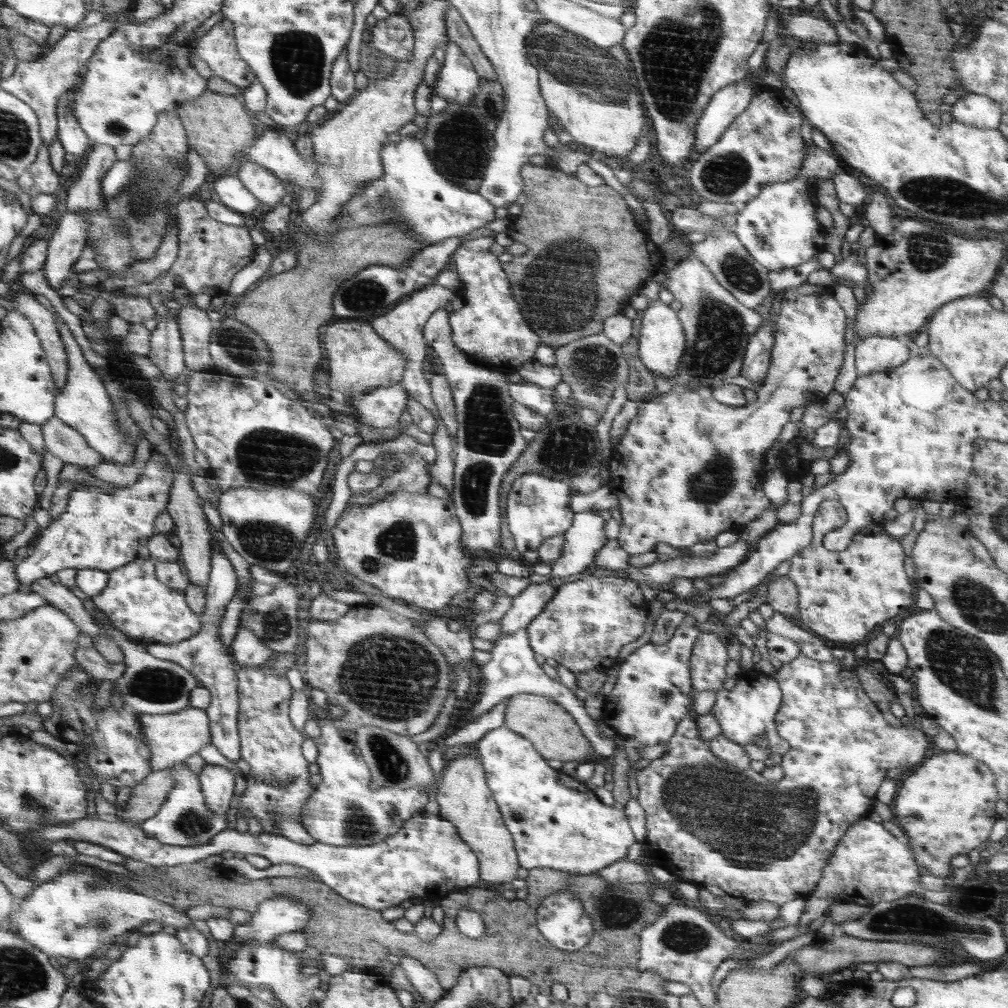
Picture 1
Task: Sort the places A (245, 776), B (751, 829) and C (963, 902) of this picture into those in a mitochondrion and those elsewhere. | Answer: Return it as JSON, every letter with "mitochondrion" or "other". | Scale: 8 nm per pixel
{"A":"other","B":"mitochondrion","C":"mitochondrion"}

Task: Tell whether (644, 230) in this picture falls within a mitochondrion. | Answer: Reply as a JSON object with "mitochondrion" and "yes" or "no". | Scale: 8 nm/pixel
{"mitochondrion":"no"}

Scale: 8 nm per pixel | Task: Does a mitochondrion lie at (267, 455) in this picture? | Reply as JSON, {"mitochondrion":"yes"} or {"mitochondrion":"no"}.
{"mitochondrion":"yes"}

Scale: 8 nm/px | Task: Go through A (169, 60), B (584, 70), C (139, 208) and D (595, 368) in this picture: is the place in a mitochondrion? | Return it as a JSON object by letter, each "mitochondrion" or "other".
{"A":"other","B":"mitochondrion","C":"mitochondrion","D":"mitochondrion"}

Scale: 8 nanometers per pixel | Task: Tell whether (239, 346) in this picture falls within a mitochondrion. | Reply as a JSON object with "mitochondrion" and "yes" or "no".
{"mitochondrion":"yes"}

